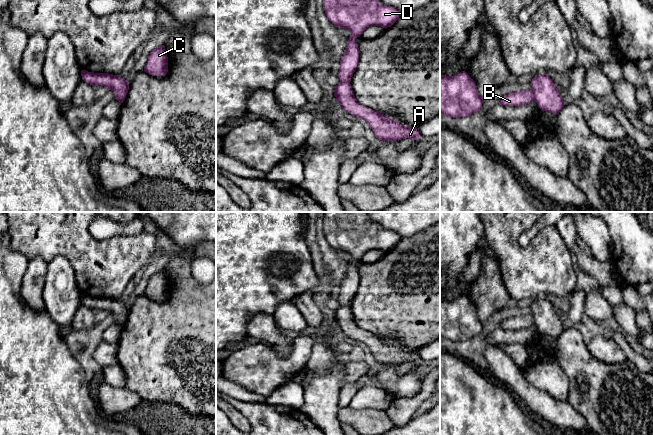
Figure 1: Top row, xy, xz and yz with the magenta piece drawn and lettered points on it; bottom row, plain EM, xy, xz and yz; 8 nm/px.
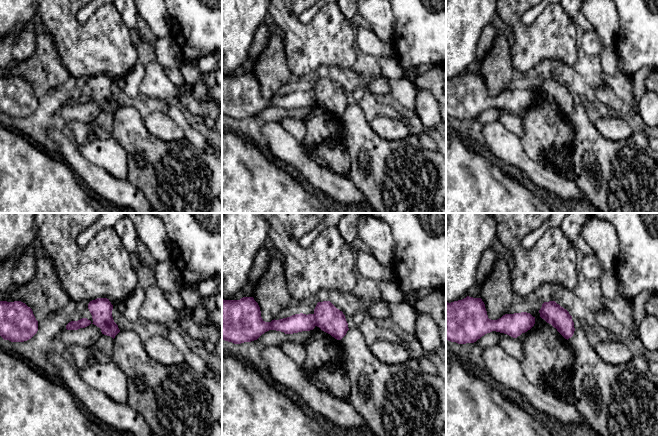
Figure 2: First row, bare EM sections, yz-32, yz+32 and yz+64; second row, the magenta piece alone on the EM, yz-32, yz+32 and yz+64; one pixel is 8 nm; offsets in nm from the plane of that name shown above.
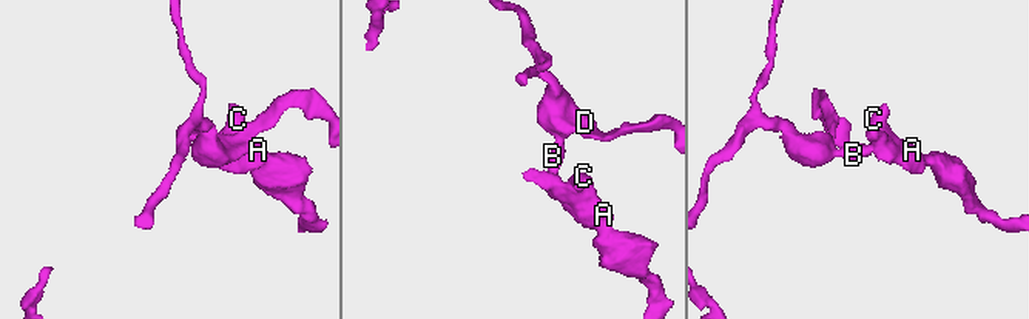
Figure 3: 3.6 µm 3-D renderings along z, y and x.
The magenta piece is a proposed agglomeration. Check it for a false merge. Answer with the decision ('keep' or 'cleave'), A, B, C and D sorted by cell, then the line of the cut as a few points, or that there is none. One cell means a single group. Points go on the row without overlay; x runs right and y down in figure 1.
cleave; A C / B D; cut in xz along (340, 305), (349, 306)

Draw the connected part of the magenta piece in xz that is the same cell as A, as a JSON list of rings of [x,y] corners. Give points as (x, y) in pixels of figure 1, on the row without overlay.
[[[340,306],[336,309],[334,320],[346,336],[366,345],[379,365],[394,366],[406,362],[414,364],[421,362],[416,351],[401,349],[398,345],[359,328],[350,306]]]

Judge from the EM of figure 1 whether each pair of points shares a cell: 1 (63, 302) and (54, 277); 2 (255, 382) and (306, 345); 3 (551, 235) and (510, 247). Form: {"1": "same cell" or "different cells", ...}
{"1": "same cell", "2": "same cell", "3": "same cell"}

